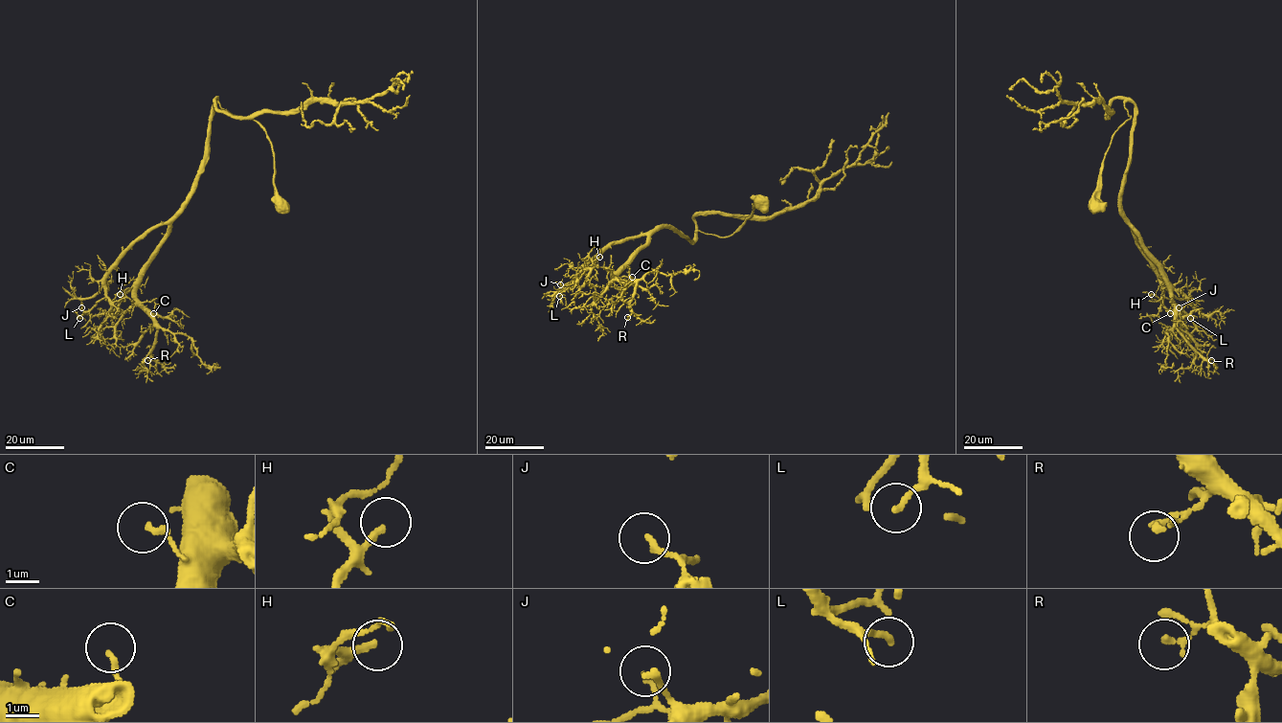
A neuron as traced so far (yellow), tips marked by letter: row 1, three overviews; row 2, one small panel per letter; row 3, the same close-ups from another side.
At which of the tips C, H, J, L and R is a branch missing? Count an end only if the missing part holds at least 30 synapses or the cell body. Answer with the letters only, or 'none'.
R

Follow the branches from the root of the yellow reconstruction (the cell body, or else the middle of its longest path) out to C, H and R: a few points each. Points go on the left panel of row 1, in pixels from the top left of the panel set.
C: (282, 204), (266, 133), (216, 101), (208, 160), (194, 192), (137, 285), (136, 298), (153, 313)
H: (282, 204), (266, 133), (216, 101), (197, 186), (111, 271), (106, 295), (112, 301), (120, 294)
R: (282, 204), (266, 133), (216, 101), (208, 160), (194, 192), (137, 285), (136, 302), (157, 329), (147, 360)

